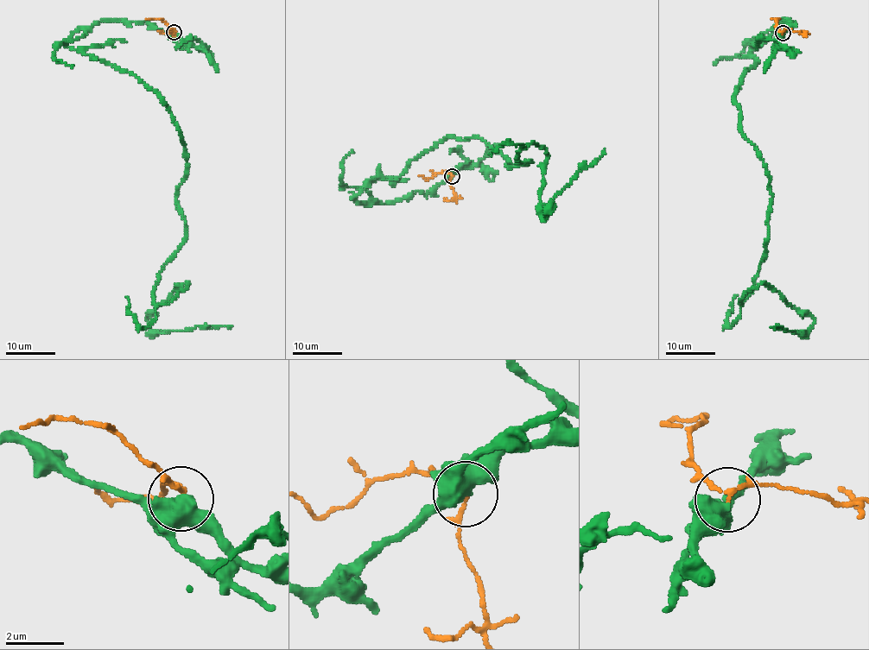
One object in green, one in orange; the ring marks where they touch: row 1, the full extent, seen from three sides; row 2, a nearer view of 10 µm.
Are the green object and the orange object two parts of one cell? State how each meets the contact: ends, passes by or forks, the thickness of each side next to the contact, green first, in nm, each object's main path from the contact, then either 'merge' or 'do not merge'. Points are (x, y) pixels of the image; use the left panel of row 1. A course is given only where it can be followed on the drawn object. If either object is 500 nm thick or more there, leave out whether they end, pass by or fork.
750 nm thick on the green side, 110 nm on the other; green runs (174, 33), (104, 21), (63, 43), (156, 92), (184, 145), (155, 305), (187, 283), (151, 330), (232, 325); orange runs (174, 32), (154, 18), (147, 20); do not merge

